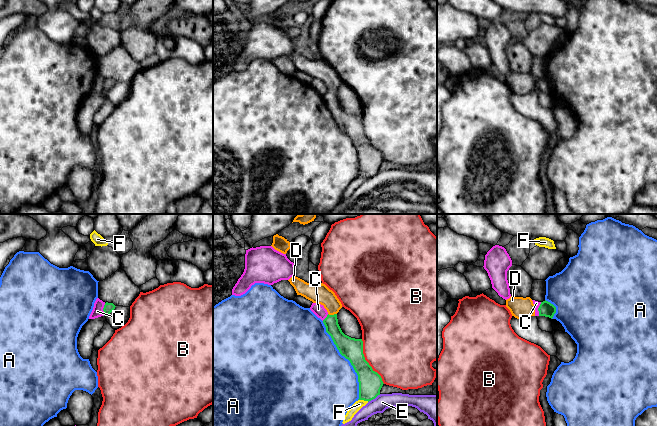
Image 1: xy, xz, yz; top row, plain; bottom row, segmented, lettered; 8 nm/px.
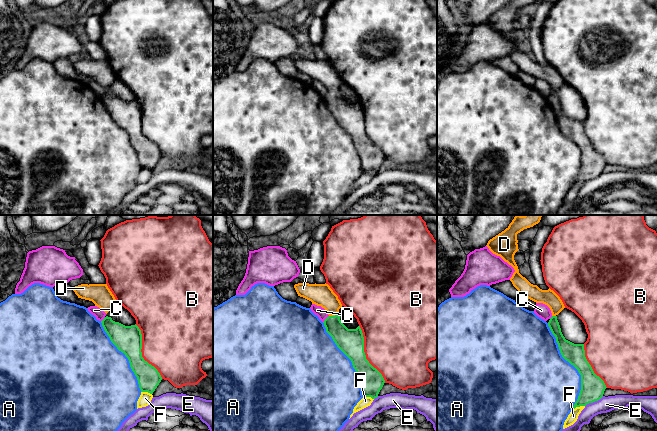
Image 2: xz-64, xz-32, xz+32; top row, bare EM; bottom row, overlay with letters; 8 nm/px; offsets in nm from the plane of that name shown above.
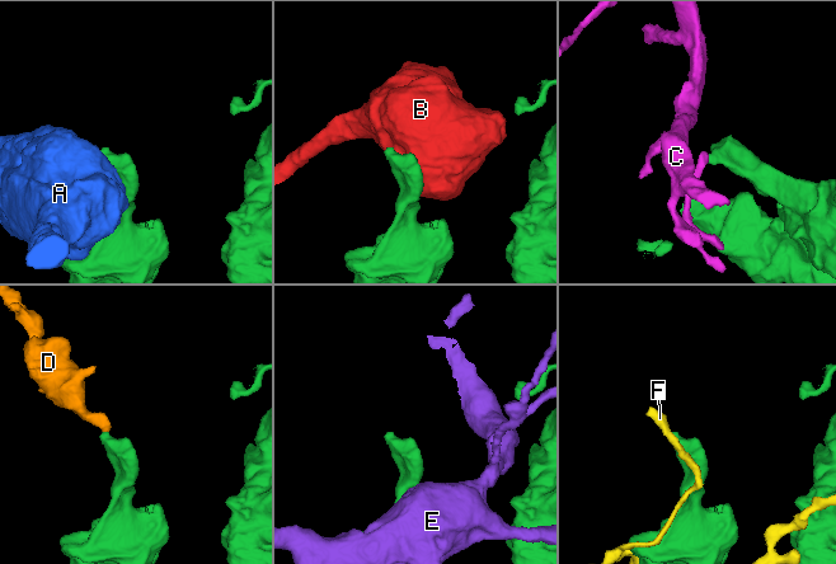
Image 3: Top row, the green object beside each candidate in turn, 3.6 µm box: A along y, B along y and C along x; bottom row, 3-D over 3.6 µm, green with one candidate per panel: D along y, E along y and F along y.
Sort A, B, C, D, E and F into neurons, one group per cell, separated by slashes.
A / B / C / D / E / F

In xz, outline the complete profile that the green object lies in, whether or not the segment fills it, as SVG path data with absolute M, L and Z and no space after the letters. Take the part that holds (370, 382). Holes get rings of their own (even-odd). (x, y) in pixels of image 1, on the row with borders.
M295 275L289 280L297 295L301 295L313 303L324 306L328 315L323 320L326 332L331 336L340 354L348 359L358 375L359 399L371 401L380 395L383 386L381 376L375 372L365 360L363 354L362 339L355 339L345 335L337 319L337 313L342 308L342 304L325 284L310 284Z

